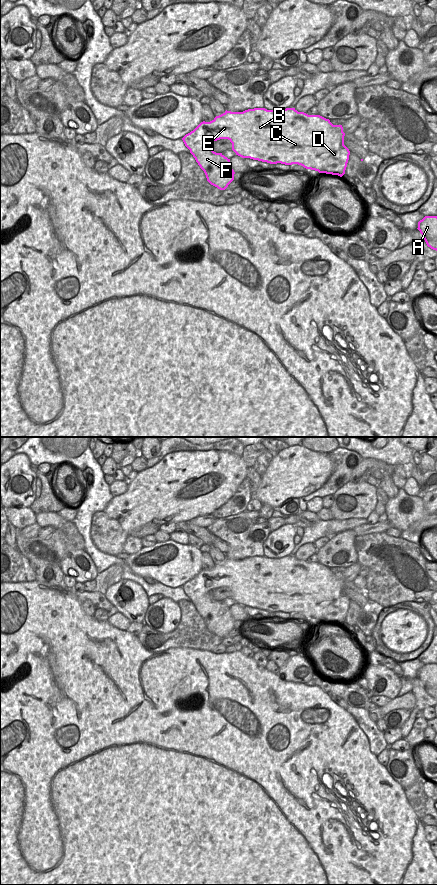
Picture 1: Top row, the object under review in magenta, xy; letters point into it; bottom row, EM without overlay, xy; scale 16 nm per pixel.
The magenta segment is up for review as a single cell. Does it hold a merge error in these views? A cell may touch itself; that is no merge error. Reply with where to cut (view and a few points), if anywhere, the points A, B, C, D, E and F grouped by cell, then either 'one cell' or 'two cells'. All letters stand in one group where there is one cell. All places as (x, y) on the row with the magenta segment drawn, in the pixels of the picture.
no cut; A B C D E F; one cell

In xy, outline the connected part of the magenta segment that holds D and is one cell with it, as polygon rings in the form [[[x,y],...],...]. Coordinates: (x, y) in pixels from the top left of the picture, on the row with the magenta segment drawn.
[[[254,108],[243,112],[226,110],[210,122],[201,122],[182,140],[204,171],[207,181],[218,189],[225,190],[234,180],[235,172],[230,159],[212,150],[213,141],[228,139],[232,143],[232,150],[242,158],[270,164],[298,164],[319,173],[342,177],[350,155],[349,149],[344,145],[344,136],[342,125],[333,125],[329,119],[320,115],[308,115],[295,108],[279,111]]]

